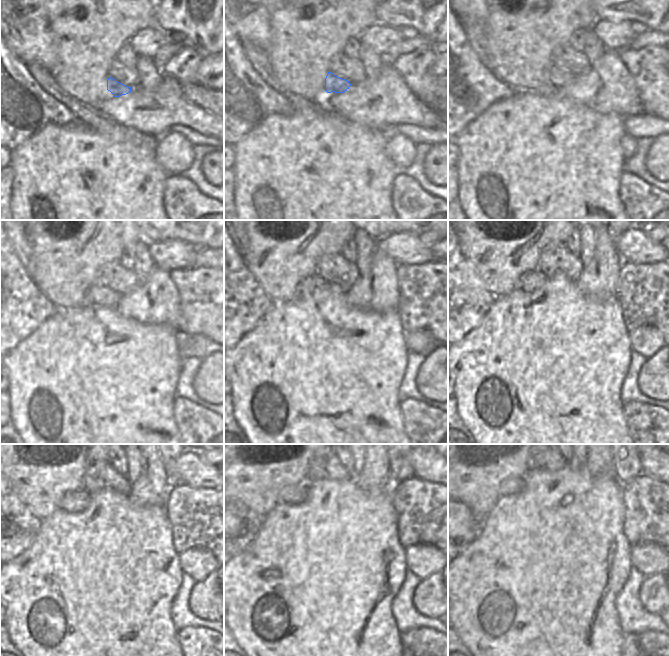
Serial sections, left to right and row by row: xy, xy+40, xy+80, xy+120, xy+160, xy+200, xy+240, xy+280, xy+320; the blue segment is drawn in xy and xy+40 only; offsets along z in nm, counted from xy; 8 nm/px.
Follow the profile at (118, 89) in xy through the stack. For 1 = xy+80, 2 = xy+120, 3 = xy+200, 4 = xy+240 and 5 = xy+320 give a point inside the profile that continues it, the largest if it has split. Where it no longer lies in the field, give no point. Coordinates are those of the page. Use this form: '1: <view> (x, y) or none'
1: xy+80 (558, 78)
2: xy+120 (97, 294)
3: xy+200 (530, 281)
4: xy+240 (74, 501)
5: xy+320 (512, 485)

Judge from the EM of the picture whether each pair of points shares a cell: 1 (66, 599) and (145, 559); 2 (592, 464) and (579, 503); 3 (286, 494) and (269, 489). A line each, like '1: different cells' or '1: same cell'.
1: same cell
2: different cells
3: different cells

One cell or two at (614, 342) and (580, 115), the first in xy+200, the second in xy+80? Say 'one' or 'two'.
one

